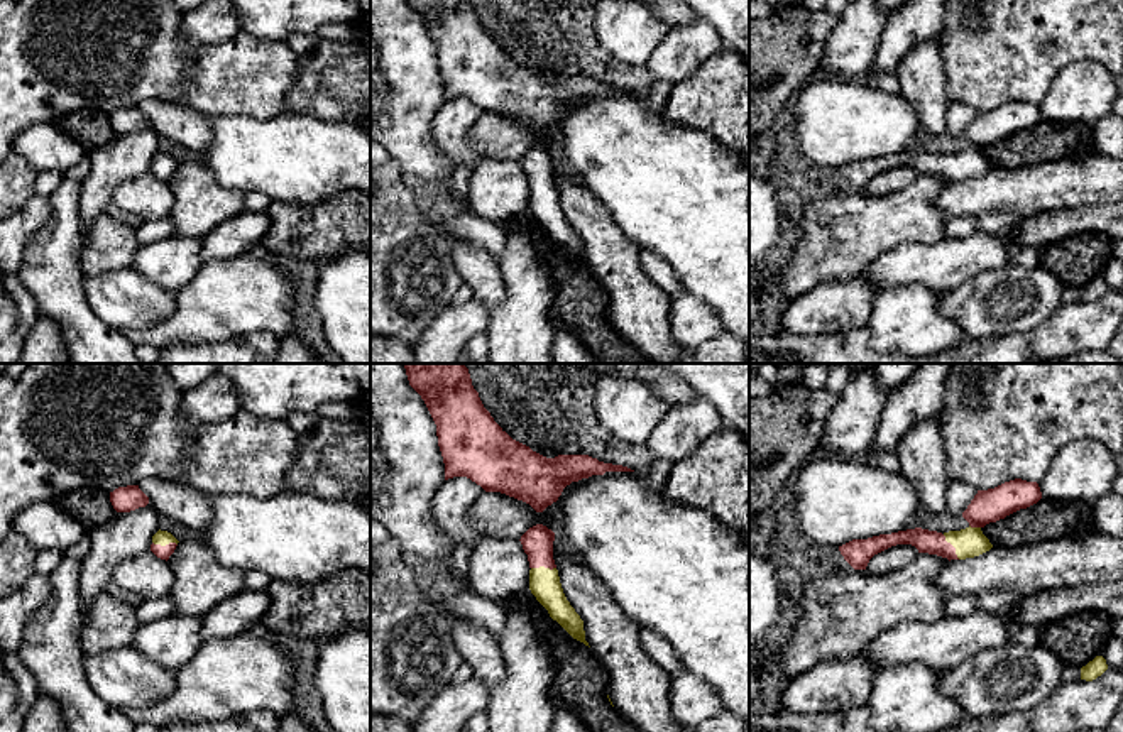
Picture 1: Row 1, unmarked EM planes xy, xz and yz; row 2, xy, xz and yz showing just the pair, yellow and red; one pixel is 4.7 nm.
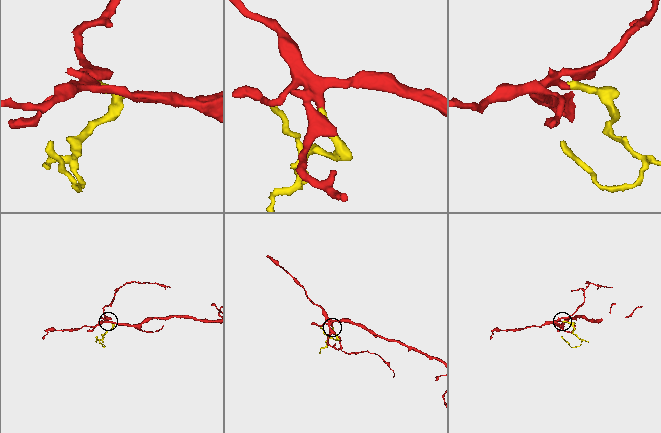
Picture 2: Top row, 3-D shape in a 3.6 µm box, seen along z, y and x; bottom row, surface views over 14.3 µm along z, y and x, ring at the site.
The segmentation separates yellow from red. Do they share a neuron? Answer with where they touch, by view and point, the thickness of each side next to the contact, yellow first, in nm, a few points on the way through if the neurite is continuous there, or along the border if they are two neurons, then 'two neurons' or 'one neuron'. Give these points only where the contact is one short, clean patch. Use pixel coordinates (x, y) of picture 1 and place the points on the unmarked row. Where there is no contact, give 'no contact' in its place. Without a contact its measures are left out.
meets yellow in yz at (953, 166); 140 nm thick on the yellow side, 110 nm on the other; runs through yz (971, 163), (953, 166), (925, 163); one neuron

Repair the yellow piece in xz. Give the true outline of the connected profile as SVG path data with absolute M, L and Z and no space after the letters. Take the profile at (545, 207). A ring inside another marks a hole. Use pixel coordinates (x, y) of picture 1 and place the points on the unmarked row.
M543 145L529 149L521 157L521 166L529 183L529 211L536 221L548 232L550 238L556 242L573 260L583 264L583 242L567 221L558 191L553 181L555 154Z

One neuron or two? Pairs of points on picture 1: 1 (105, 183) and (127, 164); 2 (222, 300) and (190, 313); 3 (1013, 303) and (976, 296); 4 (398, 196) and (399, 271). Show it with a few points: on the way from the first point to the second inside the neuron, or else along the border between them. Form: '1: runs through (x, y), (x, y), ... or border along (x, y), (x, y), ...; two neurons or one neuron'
1: runs through (110, 178), (122, 166); one neuron
2: runs through (213, 306), (205, 313), (198, 313); one neuron
3: runs through (1005, 301), (985, 301); one neuron
4: runs through (398, 215), (398, 252); one neuron

